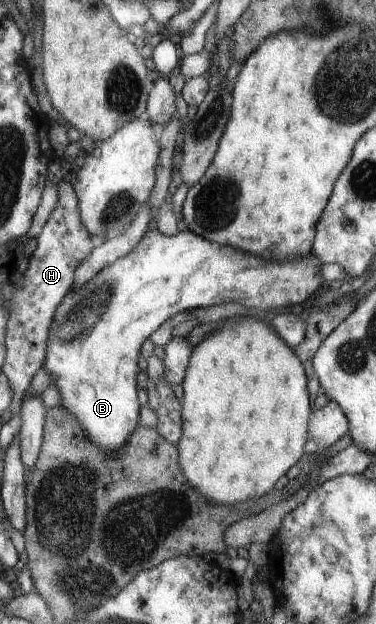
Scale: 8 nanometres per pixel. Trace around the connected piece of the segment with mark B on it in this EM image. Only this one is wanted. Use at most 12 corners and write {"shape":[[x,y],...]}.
{"shape":[[147,227],[65,294],[42,369],[103,453],[135,432],[139,346],[175,312],[323,286]]}

